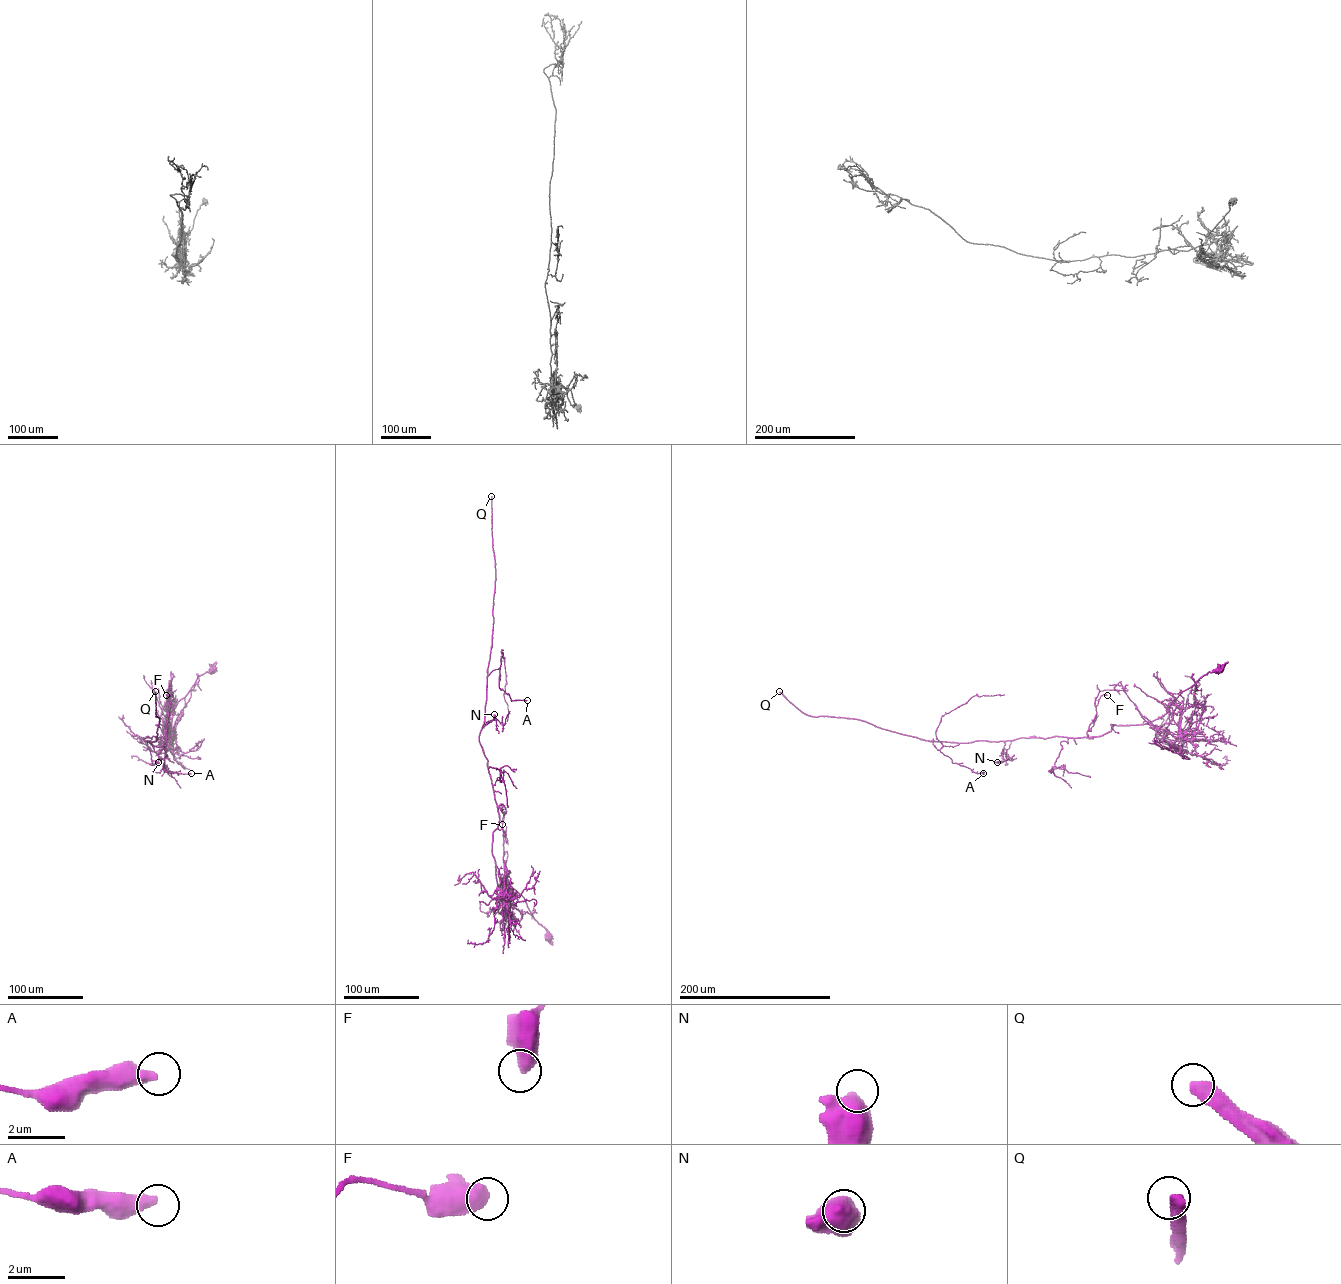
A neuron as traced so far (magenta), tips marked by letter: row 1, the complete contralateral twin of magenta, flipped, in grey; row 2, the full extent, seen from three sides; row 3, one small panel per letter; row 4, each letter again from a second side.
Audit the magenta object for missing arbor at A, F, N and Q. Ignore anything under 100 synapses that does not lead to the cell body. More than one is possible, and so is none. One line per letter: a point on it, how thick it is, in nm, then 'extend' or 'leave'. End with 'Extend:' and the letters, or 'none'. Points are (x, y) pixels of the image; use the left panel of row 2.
A: place (191, 773); calibre 400 nm; leave
F: place (166, 695); calibre 600 nm; leave
N: place (158, 762); calibre 600 nm; leave
Q: place (155, 691); calibre 500 nm; extend
Extend: Q

